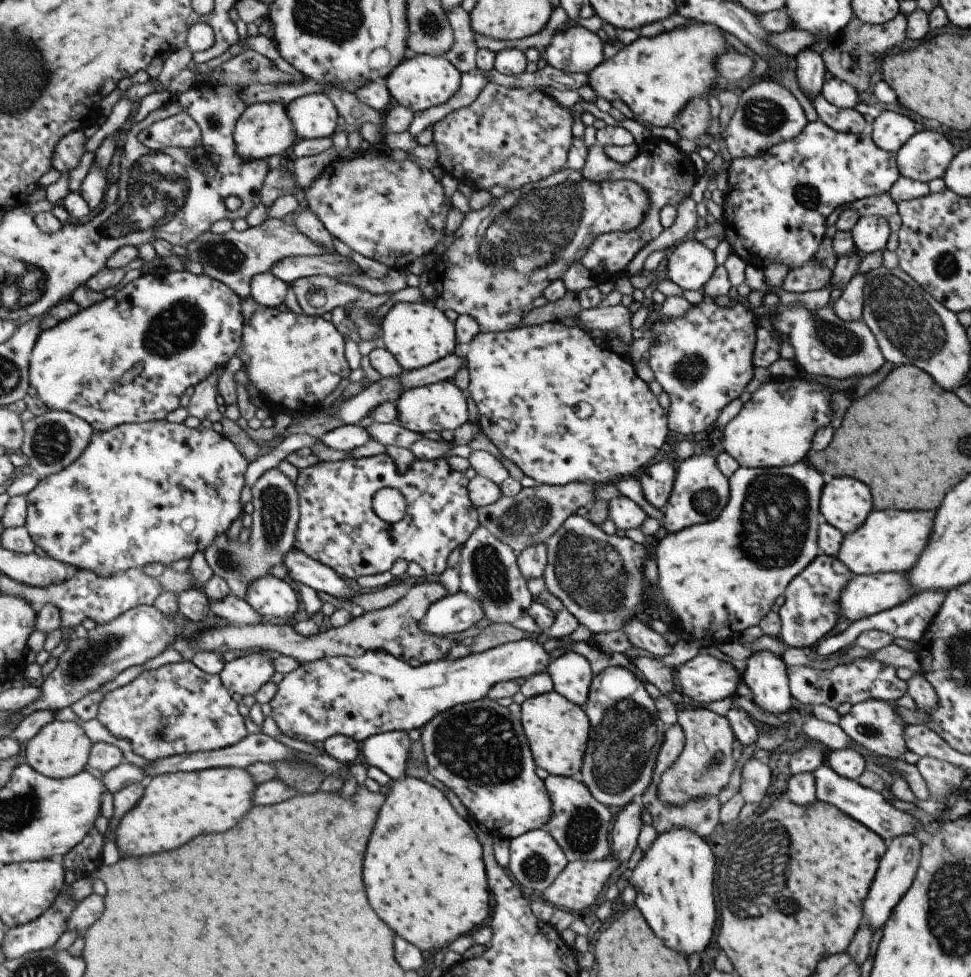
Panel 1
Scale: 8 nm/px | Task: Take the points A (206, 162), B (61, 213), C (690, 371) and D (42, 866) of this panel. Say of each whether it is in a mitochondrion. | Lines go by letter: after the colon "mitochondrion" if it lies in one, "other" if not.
A: mitochondrion
B: other
C: mitochondrion
D: other

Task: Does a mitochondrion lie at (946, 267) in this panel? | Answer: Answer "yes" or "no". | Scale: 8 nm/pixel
yes

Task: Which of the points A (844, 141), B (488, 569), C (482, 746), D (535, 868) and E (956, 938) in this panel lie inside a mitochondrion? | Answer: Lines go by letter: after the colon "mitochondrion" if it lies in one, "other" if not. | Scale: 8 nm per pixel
A: other
B: mitochondrion
C: mitochondrion
D: mitochondrion
E: mitochondrion

